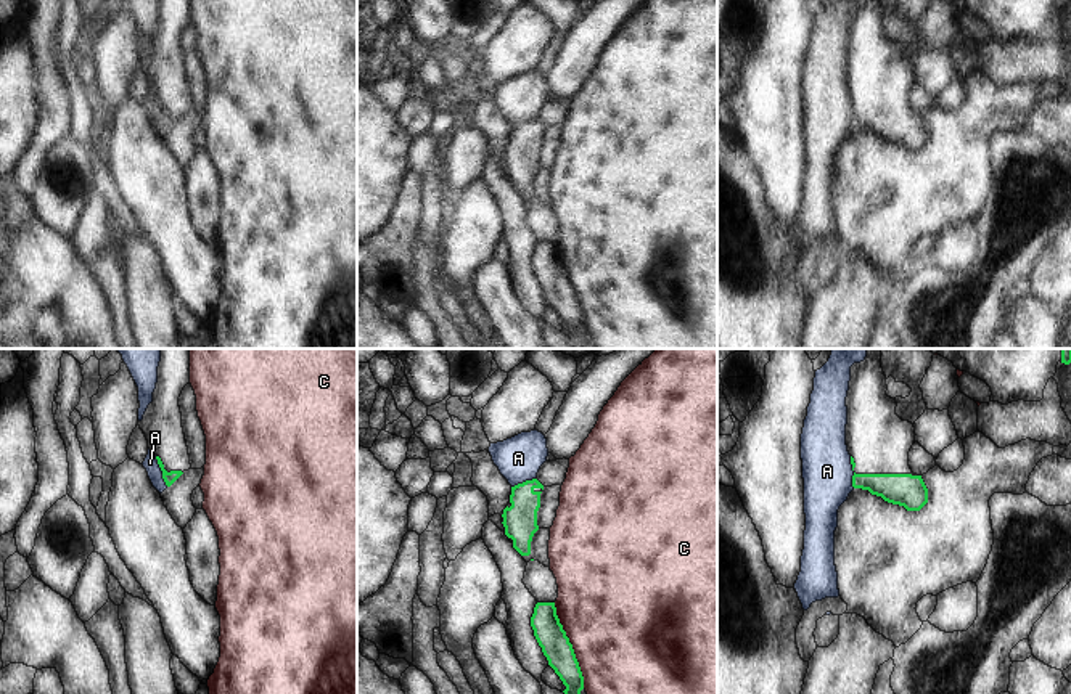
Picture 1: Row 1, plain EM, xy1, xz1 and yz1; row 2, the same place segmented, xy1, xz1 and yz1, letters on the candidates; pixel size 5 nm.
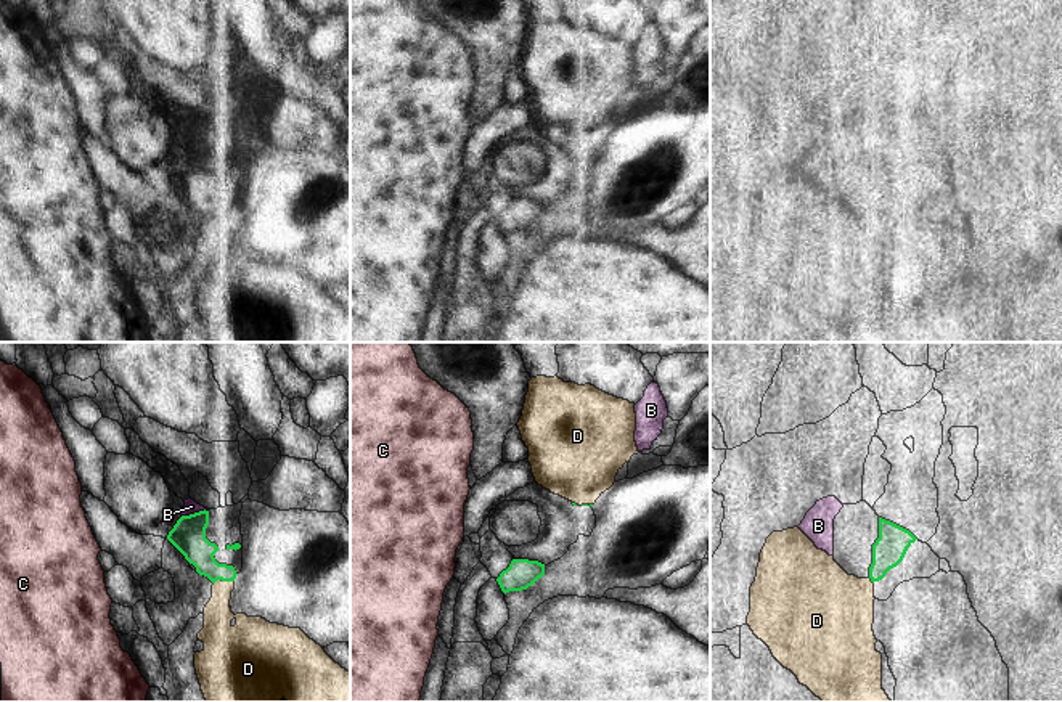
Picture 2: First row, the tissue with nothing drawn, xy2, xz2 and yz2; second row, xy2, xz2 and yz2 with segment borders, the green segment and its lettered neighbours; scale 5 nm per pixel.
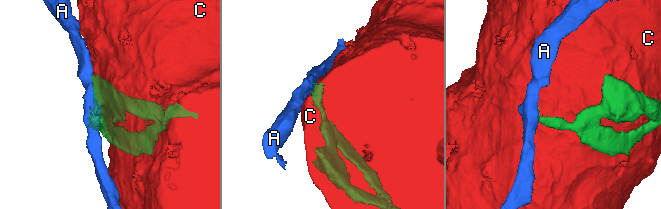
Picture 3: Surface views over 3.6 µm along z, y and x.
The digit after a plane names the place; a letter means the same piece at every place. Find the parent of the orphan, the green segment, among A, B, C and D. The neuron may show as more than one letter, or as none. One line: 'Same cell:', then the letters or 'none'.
Same cell: none

